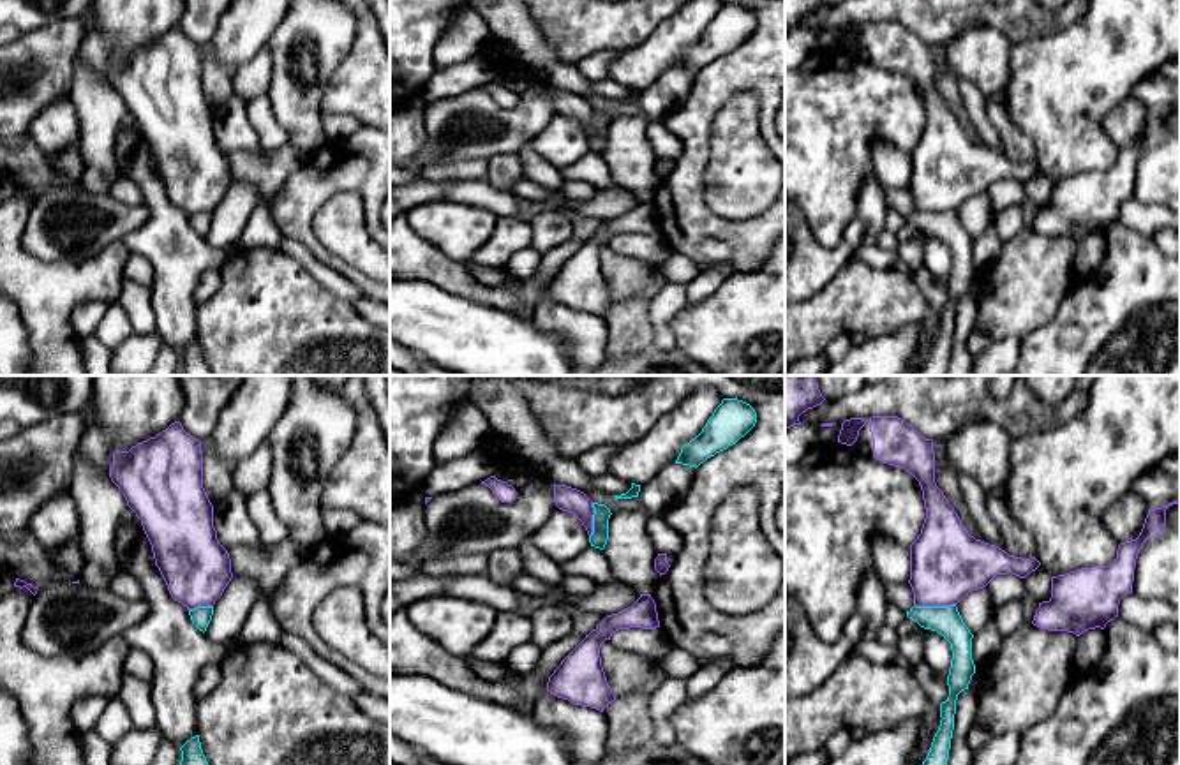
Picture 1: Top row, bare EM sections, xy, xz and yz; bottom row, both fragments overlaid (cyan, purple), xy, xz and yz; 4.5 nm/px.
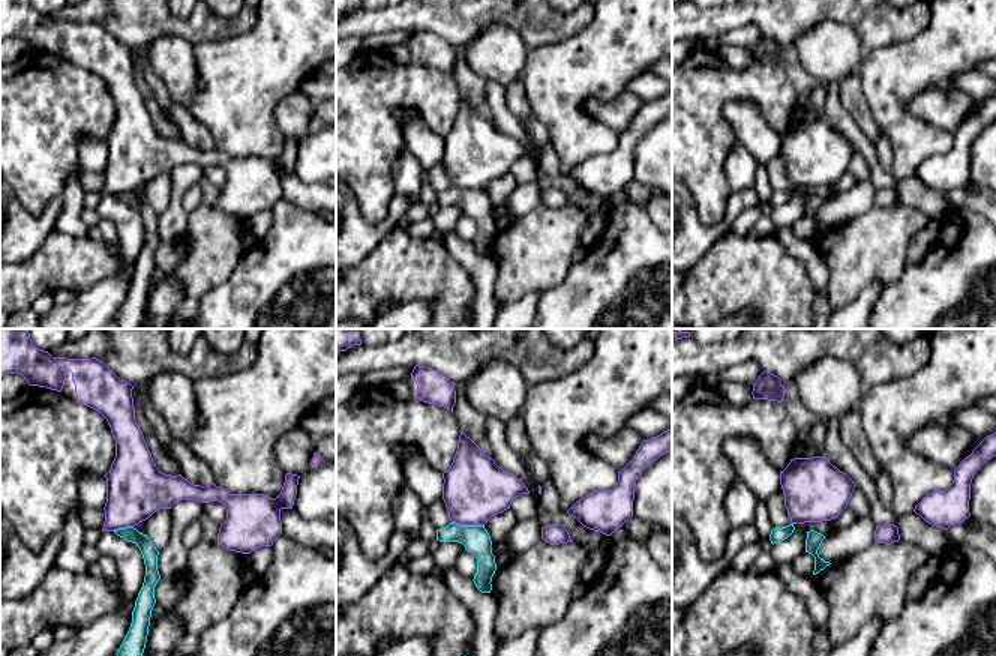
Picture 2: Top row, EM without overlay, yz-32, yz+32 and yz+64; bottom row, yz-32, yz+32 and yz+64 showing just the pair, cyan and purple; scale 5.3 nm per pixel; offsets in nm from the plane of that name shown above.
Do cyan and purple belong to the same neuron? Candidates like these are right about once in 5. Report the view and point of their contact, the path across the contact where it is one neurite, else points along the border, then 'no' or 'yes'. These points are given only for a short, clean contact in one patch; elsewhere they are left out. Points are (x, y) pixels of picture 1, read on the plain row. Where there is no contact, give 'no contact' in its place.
yz (935, 212) | along yz (914, 208), (955, 210) | no

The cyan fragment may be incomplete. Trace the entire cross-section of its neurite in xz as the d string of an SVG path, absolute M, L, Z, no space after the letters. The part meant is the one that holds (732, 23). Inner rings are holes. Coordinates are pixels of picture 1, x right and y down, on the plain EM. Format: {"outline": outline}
{"outline": "M723 4L702 37L681 53L676 69L698 72L707 63L736 49L757 28L755 14L737 4Z"}

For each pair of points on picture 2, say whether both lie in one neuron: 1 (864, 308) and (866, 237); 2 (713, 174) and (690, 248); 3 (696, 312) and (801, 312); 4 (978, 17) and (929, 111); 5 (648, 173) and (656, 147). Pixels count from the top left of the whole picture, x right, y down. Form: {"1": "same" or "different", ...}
{"1": "different", "2": "different", "3": "same", "4": "different", "5": "same"}

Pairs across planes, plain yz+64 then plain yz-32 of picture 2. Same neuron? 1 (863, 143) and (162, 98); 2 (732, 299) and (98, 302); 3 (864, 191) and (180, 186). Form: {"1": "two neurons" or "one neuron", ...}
{"1": "one neuron", "2": "two neurons", "3": "two neurons"}

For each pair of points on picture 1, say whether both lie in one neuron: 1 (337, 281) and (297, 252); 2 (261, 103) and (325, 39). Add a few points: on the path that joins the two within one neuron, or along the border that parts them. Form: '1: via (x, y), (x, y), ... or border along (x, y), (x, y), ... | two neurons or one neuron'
1: via (327, 277), (307, 259) | one neuron
2: border along (265, 96), (286, 134) | two neurons

